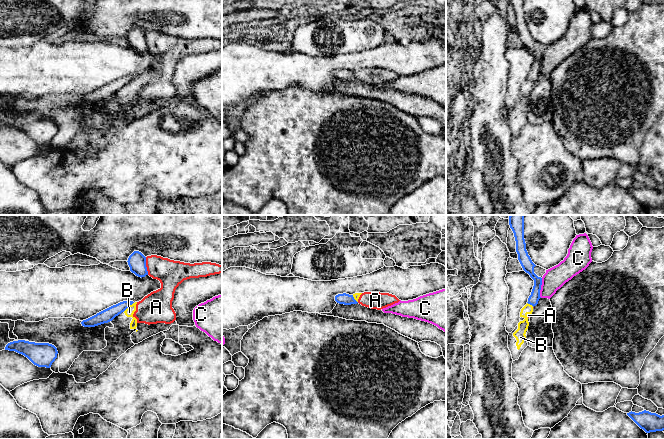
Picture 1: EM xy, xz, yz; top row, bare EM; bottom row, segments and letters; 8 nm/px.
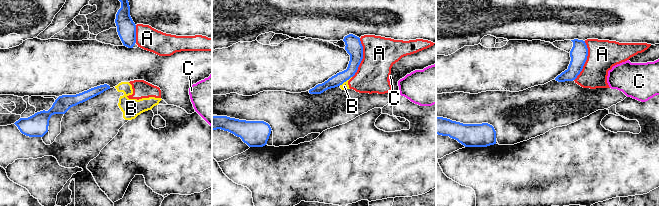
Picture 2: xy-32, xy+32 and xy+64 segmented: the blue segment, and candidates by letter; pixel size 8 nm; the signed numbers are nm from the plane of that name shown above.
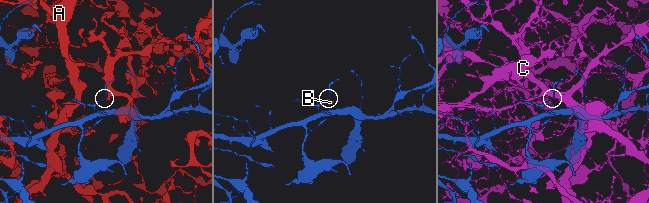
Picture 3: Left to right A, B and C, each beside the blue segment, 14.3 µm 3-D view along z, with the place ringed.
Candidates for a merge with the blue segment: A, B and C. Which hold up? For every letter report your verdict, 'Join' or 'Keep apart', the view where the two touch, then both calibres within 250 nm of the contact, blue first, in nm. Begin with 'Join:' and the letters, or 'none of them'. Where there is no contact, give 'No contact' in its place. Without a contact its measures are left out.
Join: none of them
A: Keep apart. Touches blue in xy. Thickness 140 nm (blue) against 220 nm
B: Keep apart. Touches blue in xy. Thickness 110 nm (blue) against 70 nm
C: Keep apart. Touches blue in yz. Thickness 100 nm (blue) against 170 nm

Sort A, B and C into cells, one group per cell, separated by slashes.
A B / C

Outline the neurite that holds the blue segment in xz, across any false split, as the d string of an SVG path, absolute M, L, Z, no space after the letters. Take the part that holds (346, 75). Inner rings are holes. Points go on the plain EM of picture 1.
M346 69L336 71L335 77L339 80L344 80L344 81L351 81L351 80L357 80L358 79L354 75L353 71L349 71Z

